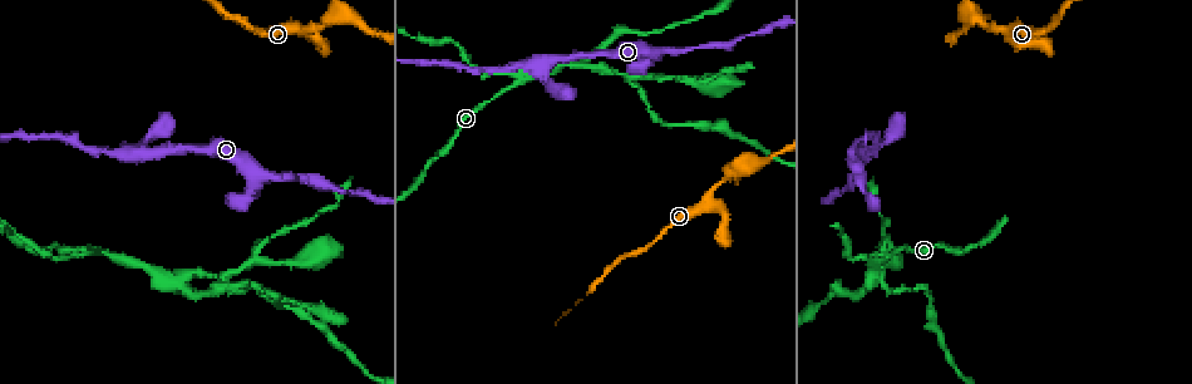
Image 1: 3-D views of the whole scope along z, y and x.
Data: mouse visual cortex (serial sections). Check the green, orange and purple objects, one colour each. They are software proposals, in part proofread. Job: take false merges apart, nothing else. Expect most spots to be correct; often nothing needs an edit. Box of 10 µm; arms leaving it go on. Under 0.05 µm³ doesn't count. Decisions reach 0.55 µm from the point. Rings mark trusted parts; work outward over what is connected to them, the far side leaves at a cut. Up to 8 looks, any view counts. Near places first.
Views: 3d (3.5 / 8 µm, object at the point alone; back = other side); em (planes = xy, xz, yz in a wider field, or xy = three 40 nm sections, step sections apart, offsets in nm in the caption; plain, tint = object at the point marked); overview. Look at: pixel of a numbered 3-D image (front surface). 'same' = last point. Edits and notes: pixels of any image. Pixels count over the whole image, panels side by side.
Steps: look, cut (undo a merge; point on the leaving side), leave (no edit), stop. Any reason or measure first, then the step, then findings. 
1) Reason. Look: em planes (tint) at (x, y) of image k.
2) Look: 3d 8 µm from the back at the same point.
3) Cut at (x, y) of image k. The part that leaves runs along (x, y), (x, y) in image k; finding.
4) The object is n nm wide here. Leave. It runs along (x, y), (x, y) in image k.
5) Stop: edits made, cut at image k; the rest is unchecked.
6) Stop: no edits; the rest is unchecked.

Three-way junction. Look: 3d 3.5 µm at (172, 279) of image 1.

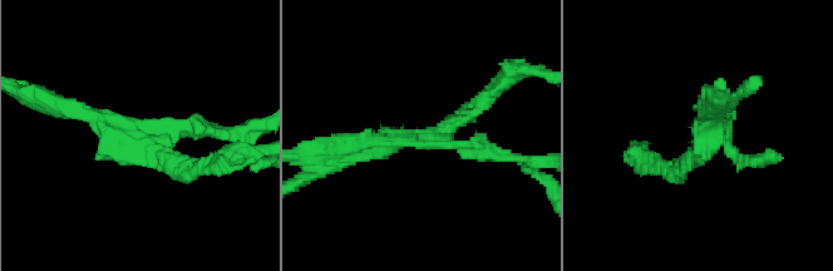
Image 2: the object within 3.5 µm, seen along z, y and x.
Cut at (755, 158) of image 2. The part that leaves runs along (320, 163), (335, 147), (417, 138) in image 2; a second cell is stuck on.

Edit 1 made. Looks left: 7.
Look: overview.

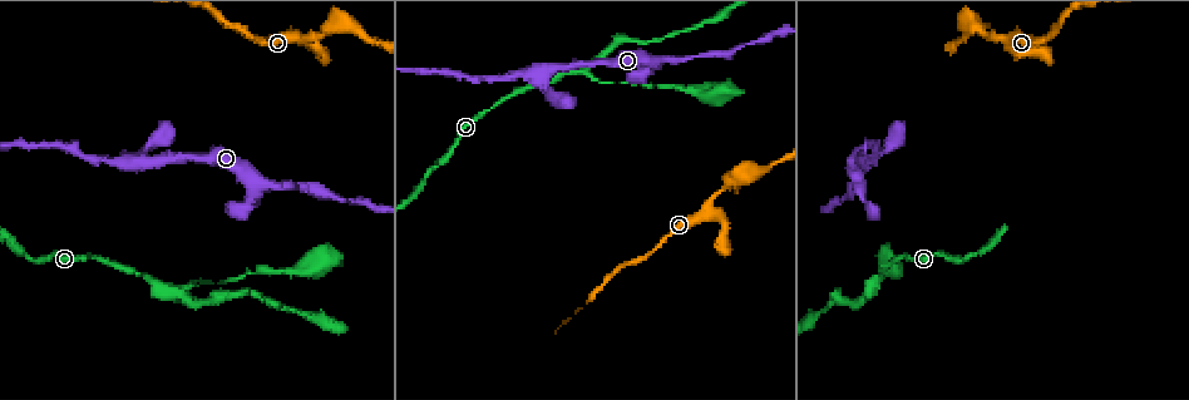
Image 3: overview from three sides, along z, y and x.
Calibre changes. Look: 3d 8 µm at (870, 160) of image 3.

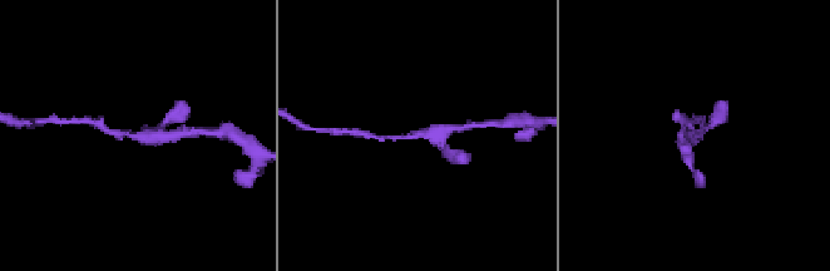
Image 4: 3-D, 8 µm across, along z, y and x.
Need the tissue. Look: em xy step 3 (tint) at the same point.

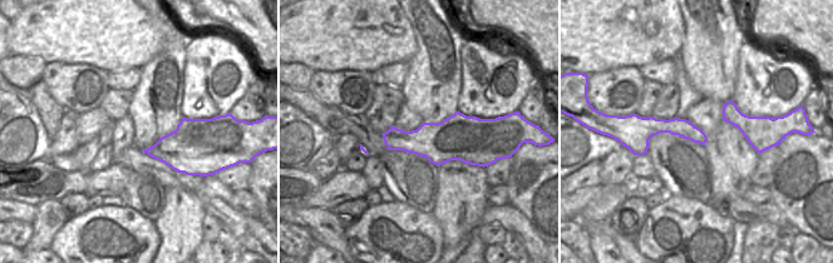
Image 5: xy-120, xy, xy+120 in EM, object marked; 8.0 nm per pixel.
The arms are 150, 350 nm wide. Leave. It runs along (636, 125), (681, 127), (703, 139) in image 5; one cell here.

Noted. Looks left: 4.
Sharp bend. Look: em planes (tint) at (318, 53) of image 3.

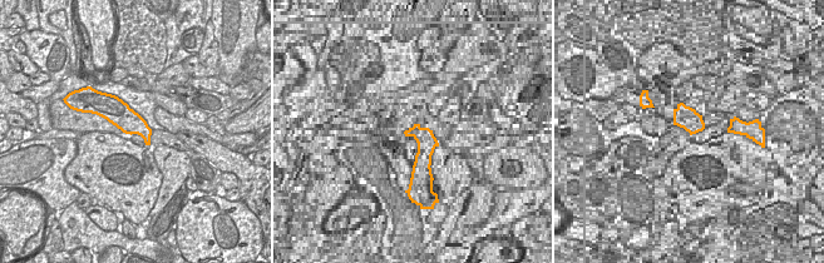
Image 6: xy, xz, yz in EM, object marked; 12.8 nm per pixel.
See where the arms go. Look: 3d 3.5 µm at the same point.

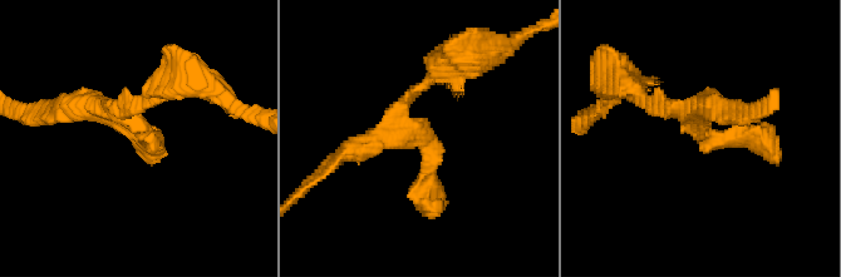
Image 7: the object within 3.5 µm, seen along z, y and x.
The object is 320 nm wide here. Leave. It runs along (354, 148), (393, 129), (427, 144), (431, 216) in image 7; one cell here.

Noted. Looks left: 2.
Stop: edits made, cut at image 2; the rest is unchecked.

